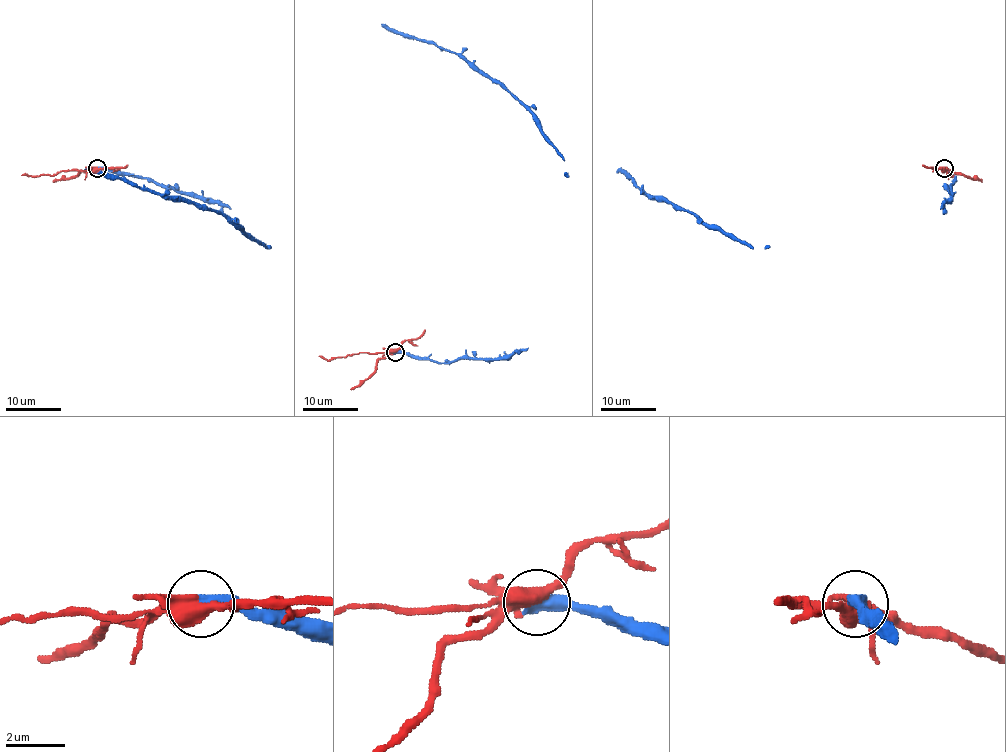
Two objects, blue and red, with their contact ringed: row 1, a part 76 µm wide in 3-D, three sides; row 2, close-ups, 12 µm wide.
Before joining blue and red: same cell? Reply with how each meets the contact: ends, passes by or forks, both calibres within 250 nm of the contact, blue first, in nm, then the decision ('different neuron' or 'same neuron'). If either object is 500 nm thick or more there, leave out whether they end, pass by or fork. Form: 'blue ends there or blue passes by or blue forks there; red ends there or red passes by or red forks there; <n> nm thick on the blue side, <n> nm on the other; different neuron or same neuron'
500 nm thick on the blue side, 500 nm on the other; different neuron

